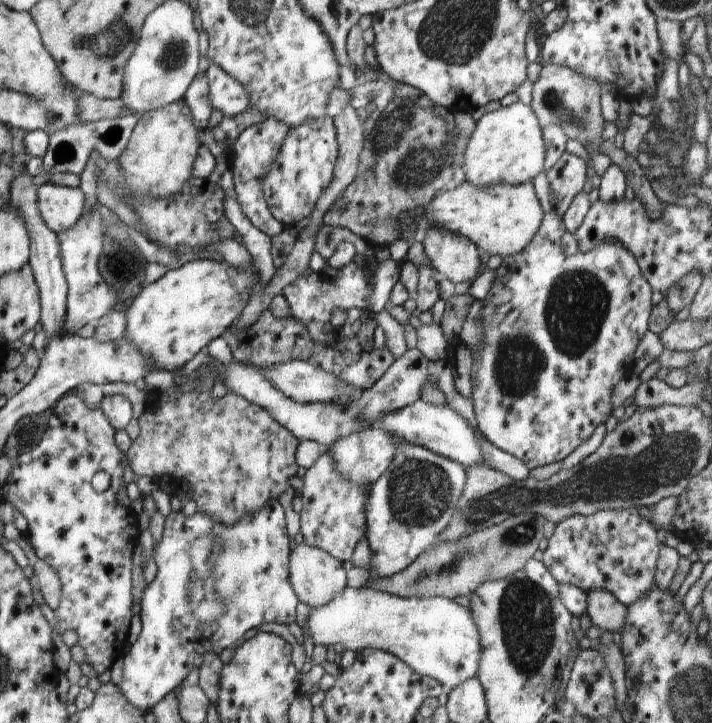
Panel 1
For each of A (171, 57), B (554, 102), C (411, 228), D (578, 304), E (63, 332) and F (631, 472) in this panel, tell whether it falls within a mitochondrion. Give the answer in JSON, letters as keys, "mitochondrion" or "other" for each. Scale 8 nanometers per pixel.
{"A":"mitochondrion","B":"mitochondrion","C":"other","D":"mitochondrion","E":"other","F":"mitochondrion"}

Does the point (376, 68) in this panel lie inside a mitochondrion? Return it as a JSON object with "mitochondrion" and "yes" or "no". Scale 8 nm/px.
{"mitochondrion":"no"}

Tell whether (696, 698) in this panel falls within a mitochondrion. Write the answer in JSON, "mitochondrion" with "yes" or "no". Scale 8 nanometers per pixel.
{"mitochondrion":"yes"}

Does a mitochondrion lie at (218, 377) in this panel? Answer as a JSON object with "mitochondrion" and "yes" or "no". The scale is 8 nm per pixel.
{"mitochondrion":"no"}

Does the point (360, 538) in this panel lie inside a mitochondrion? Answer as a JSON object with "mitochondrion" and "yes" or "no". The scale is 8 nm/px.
{"mitochondrion":"no"}

